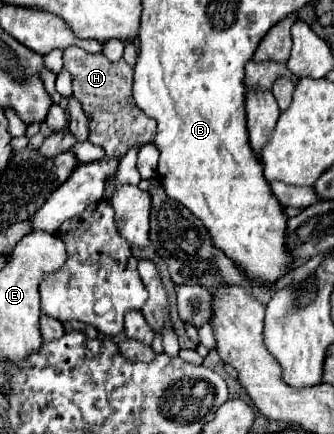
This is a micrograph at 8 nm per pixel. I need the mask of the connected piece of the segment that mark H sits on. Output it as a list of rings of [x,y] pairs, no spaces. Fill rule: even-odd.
[[[70,46],[64,50],[64,68],[72,76],[72,94],[74,94],[74,98],[78,98],[78,102],[84,108],[86,118],[90,120],[88,140],[92,144],[104,148],[104,152],[112,158],[122,158],[128,152],[128,148],[132,148],[134,144],[148,144],[154,140],[156,122],[154,122],[154,118],[148,118],[142,110],[138,110],[138,106],[132,98],[132,68],[124,60],[110,62],[104,54],[88,54],[82,48]]]

